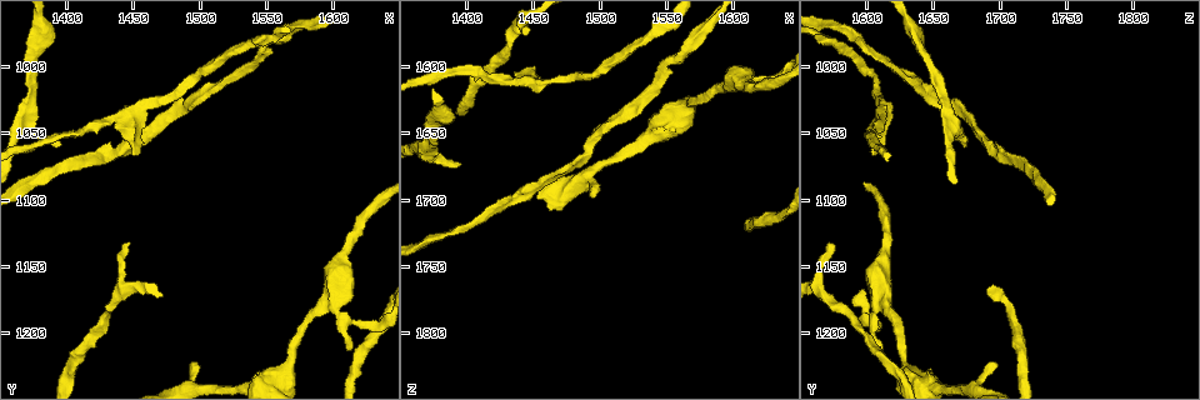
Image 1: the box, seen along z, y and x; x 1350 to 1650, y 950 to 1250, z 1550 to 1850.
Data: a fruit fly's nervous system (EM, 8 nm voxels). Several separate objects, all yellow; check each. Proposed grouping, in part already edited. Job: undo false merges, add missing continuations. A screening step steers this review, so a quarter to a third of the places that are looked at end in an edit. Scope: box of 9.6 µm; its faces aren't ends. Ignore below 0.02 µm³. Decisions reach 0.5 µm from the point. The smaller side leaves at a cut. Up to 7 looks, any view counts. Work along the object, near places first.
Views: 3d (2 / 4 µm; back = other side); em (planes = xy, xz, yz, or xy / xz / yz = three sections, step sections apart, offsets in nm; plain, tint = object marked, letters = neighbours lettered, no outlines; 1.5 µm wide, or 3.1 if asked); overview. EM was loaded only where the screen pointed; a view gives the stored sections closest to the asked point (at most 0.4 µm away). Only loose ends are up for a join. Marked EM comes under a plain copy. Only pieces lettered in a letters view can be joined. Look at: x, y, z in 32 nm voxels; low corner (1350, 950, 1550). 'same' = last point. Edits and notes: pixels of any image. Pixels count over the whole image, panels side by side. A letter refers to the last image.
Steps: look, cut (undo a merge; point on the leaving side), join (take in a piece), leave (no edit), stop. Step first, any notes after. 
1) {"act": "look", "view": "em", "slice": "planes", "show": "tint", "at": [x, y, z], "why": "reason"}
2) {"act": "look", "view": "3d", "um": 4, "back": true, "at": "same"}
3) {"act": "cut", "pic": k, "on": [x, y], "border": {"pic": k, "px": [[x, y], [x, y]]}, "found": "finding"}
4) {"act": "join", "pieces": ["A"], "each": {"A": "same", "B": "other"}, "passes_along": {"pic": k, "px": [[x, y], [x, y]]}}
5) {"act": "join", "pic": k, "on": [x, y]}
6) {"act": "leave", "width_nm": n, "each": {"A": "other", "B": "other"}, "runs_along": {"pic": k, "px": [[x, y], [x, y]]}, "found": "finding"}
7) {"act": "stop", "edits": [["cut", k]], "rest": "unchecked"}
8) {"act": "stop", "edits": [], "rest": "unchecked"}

{"act": "look", "view": "em", "slice": "yz", "step": 8, "show": "letters", "at": [1394, 1058, 1676], "why": "an open end"}

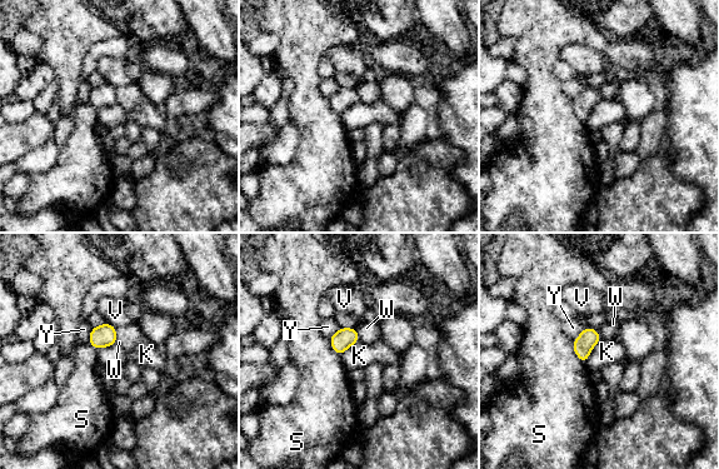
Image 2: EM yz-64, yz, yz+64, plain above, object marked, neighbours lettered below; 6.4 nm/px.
{"act": "look", "view": "em", "slice": "planes", "show": "letters", "at": "same", "why": "another direction"}

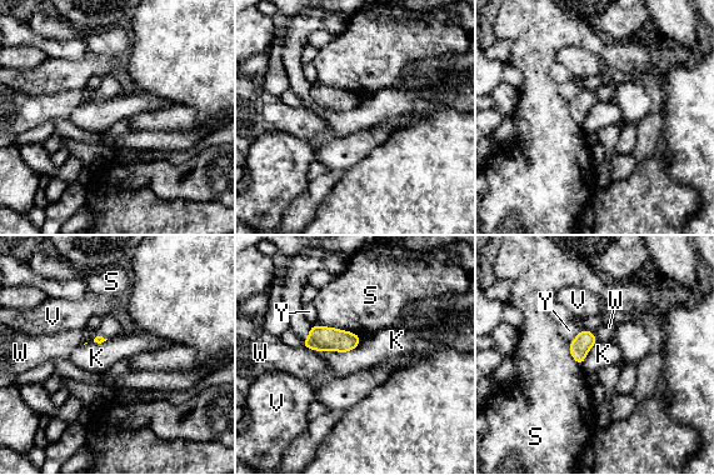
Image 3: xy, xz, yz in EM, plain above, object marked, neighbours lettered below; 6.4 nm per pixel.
{"act": "leave", "each": {"K": "other", "S": "other", "V": "other", "W": "other", "Y": "other"}, "found": "none of them fits"}

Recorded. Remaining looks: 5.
{"act": "look", "view": "3d", "um": 2, "at": [1450, 1032, 1614], "why": "arms part here"}

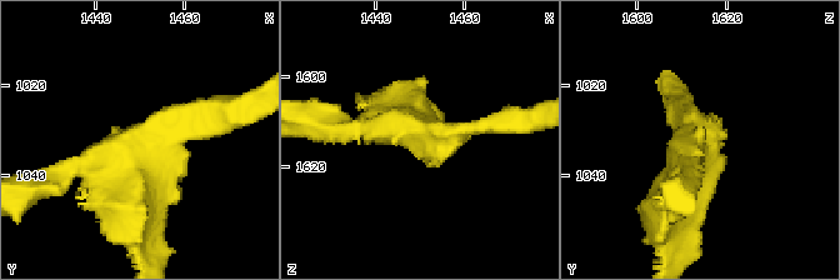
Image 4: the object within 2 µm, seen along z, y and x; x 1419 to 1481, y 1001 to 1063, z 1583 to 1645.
{"act": "look", "view": "em", "slice": "xz", "step": 8, "show": "tint", "at": [1451, 1035, 1614], "why": "need the tissue"}

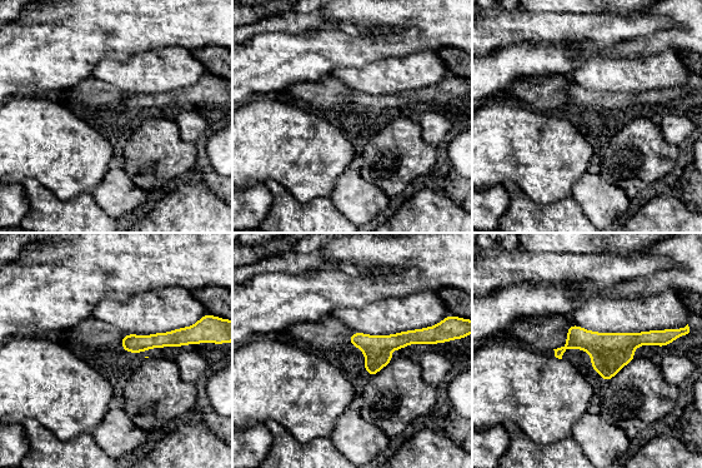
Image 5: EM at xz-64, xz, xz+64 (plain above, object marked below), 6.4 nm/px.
{"act": "look", "view": "em", "slice": "planes", "show": "letters", "at": "same"}

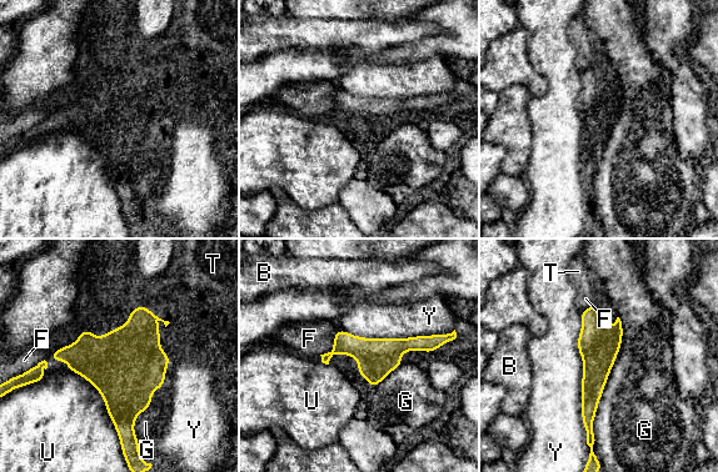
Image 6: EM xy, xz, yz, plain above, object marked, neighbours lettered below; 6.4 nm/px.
{"act": "leave", "width_nm": 110, "each": {"B": "other", "F": "other", "G": "other", "T": "other", "U": "other", "Y": "other"}, "border": {"pic": 6, "px": [[66, 367], [100, 393], [121, 445]]}, "found": "all the same neuron"}

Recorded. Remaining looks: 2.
{"act": "look", "view": "em", "slice": "planes", "show": "letters", "at": [1610, 1212, 1612], "why": "thin end"}

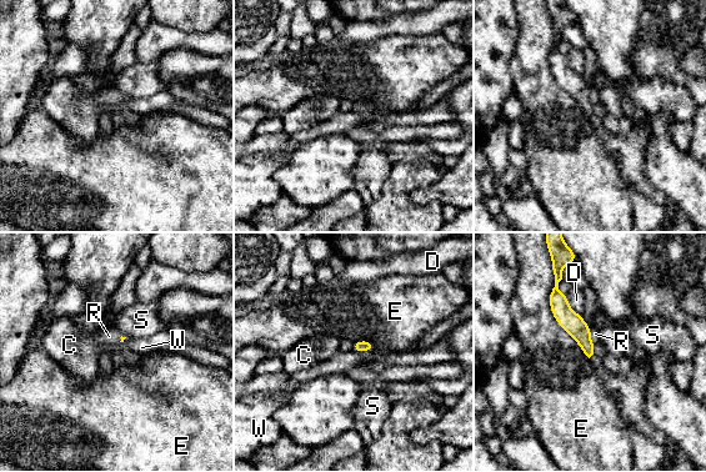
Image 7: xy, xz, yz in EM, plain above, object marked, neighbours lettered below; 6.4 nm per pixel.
{"act": "leave", "each": {"C": "other", "D": "other", "E": "other", "R": "other", "S": "other", "W": "other"}, "runs_along": {"pic": 7, "px": [[555, 291], [589, 352]]}, "found": "none of them fits"}

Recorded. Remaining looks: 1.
{"act": "stop", "edits": [], "rest": "unchecked"}

